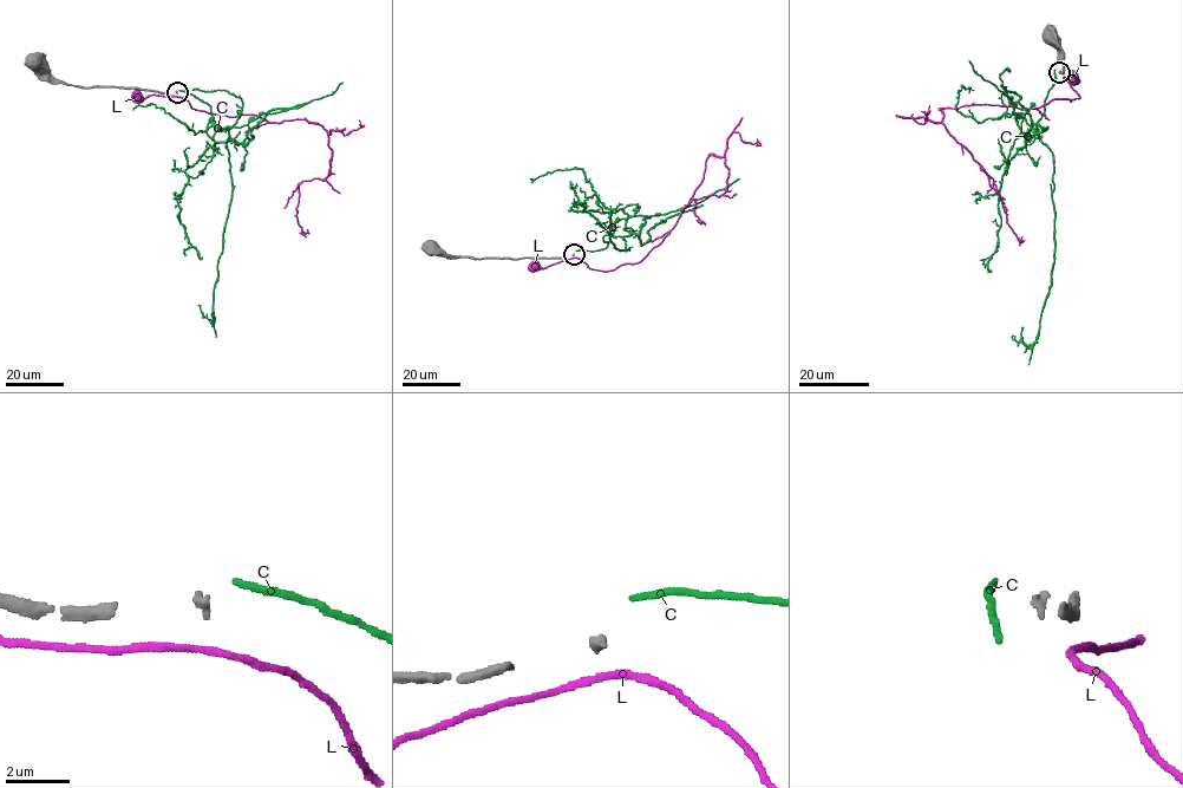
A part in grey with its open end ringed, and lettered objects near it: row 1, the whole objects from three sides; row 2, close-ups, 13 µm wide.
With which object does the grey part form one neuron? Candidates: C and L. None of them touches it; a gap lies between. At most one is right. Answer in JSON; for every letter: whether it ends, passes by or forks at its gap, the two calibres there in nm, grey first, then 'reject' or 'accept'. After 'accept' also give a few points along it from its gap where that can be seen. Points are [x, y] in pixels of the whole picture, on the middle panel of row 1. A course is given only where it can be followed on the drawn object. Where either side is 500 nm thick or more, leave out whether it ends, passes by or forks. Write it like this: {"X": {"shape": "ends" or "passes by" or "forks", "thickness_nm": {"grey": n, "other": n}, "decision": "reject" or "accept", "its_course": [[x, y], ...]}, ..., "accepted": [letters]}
{"C": {"shape": "ends", "thickness_nm": {"grey": 260, "other": 200}, "decision": "reject"}, "L": {"shape": "passes by", "thickness_nm": {"grey": 260, "other": 220}, "decision": "reject"}, "accepted": []}

